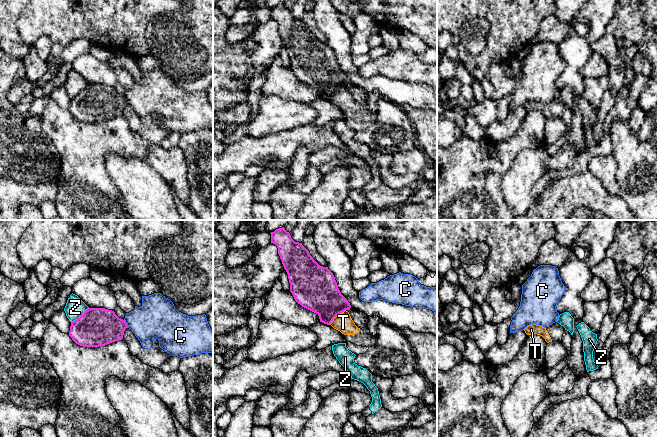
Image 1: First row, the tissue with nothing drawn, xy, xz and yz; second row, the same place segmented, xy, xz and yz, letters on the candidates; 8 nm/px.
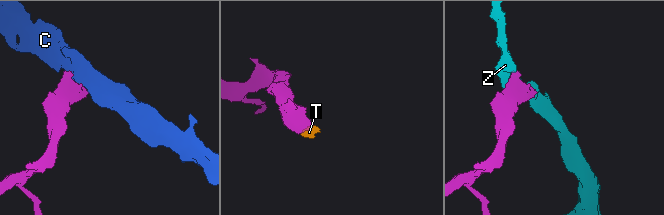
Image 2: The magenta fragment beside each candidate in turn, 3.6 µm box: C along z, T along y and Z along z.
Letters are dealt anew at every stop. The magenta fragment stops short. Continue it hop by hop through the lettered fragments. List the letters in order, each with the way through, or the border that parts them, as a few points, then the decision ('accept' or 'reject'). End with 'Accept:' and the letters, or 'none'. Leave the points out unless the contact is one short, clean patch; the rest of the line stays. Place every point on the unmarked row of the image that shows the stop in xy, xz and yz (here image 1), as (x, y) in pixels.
C: border along xy (124, 95), (128, 103); reject
T: runs through xz (317, 67), (336, 91), (343, 98); accept
Z: reject
Accept: T

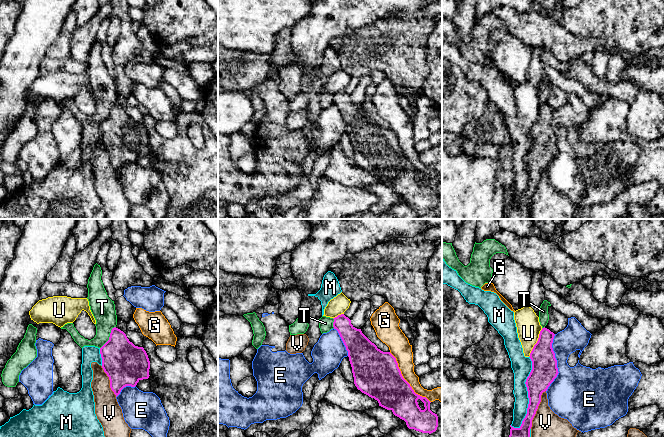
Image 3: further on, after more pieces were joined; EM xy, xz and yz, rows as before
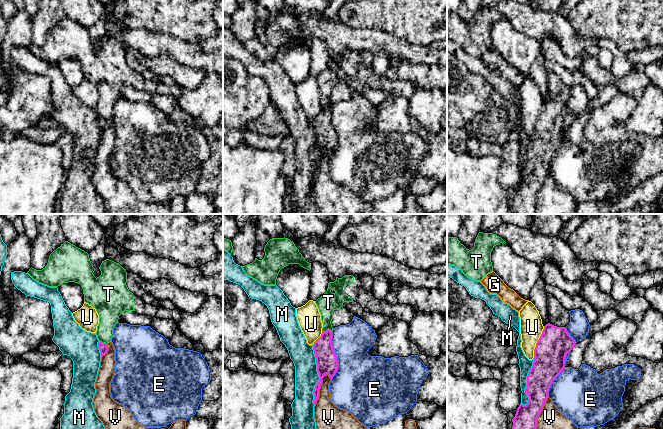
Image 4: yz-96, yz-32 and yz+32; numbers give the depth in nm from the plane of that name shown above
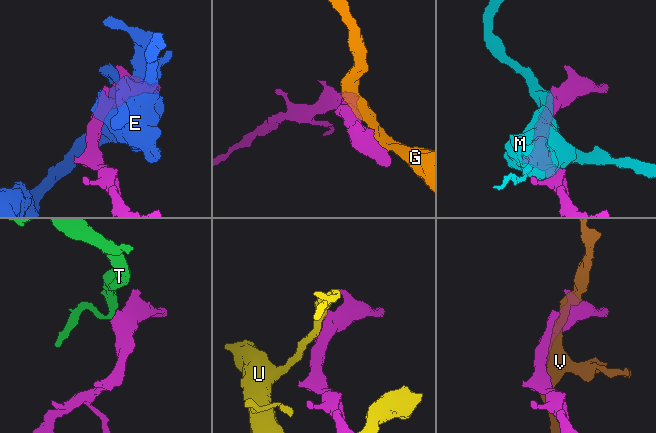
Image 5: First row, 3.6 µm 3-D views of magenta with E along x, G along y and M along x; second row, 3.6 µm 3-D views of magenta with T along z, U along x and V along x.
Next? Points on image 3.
E: reject
G: border along xz (389, 128), (395, 134), (402, 153), (411, 164), (430, 178); reject
M: reject
T: border along xy (115, 102), (111, 106), (109, 115), (100, 124); reject
U: reject
V: reject
Accept: none

